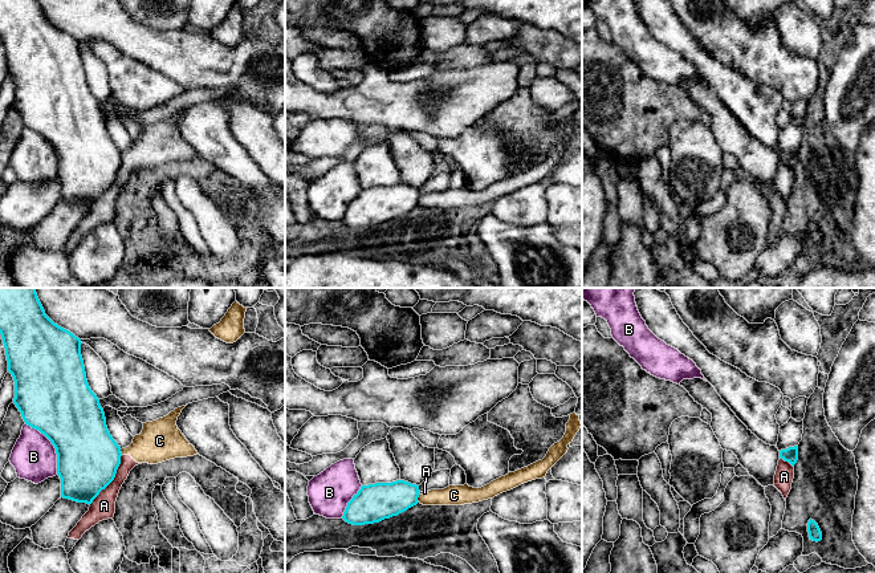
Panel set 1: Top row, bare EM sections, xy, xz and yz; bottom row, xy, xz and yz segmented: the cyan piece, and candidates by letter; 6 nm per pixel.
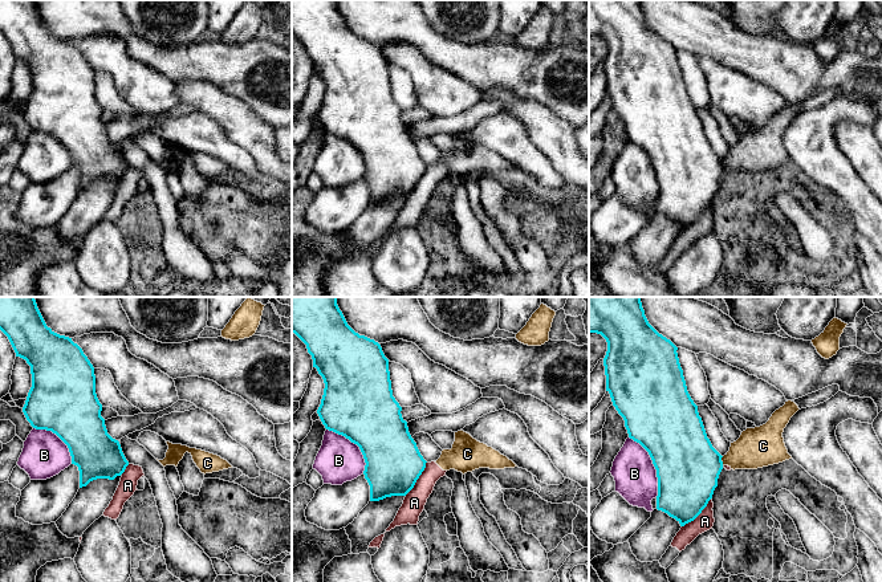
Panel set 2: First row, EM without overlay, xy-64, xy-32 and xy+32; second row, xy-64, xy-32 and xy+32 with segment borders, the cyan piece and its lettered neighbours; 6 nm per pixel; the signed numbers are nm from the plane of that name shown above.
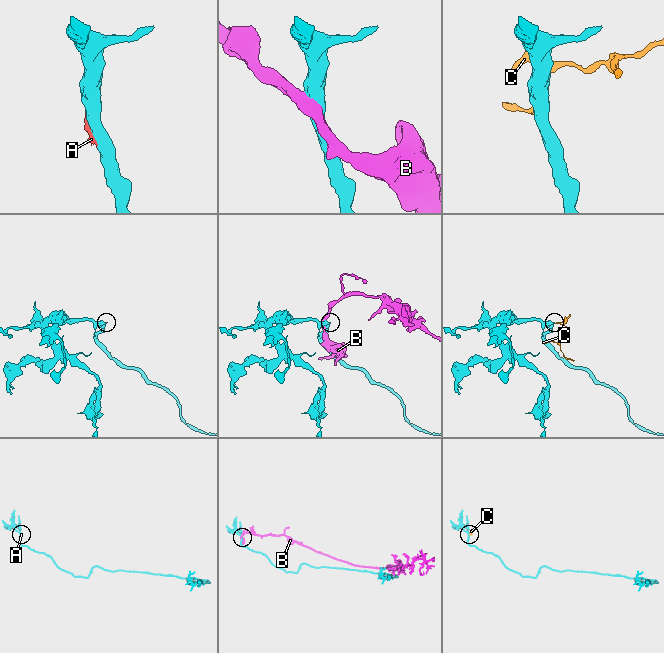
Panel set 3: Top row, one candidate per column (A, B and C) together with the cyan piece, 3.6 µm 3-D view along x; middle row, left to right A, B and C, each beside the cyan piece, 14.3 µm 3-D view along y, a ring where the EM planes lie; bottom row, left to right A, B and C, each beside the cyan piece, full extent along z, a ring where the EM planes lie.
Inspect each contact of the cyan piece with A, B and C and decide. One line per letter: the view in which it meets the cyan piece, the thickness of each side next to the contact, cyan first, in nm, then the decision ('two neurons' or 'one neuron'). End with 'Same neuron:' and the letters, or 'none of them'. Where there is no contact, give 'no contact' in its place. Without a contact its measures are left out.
A: xy | 380/140 nm | two neurons
B: xy | 400/280 nm | two neurons
C: xz | 220/130 nm | two neurons
Same neuron: none of them

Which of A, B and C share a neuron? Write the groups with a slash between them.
A C / B

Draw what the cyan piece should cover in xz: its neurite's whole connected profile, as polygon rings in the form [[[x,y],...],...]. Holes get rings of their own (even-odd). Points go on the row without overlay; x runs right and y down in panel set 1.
[[[404,183],[362,188],[342,222],[353,228],[379,225],[416,208],[419,196],[419,188]]]

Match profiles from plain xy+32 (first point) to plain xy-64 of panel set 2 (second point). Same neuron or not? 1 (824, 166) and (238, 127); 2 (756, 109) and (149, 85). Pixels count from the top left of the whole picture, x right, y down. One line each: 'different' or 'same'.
1: different
2: same

